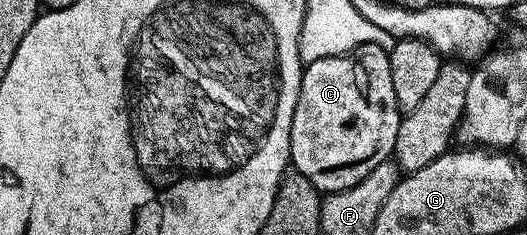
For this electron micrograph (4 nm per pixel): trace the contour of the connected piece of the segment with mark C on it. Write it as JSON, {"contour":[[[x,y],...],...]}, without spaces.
{"contour":[[[374,43],[359,45],[351,53],[317,59],[303,71],[291,124],[290,164],[296,172],[311,180],[320,194],[345,191],[361,183],[365,175],[394,154],[400,120],[401,110],[393,91],[391,55],[384,46]]]}

